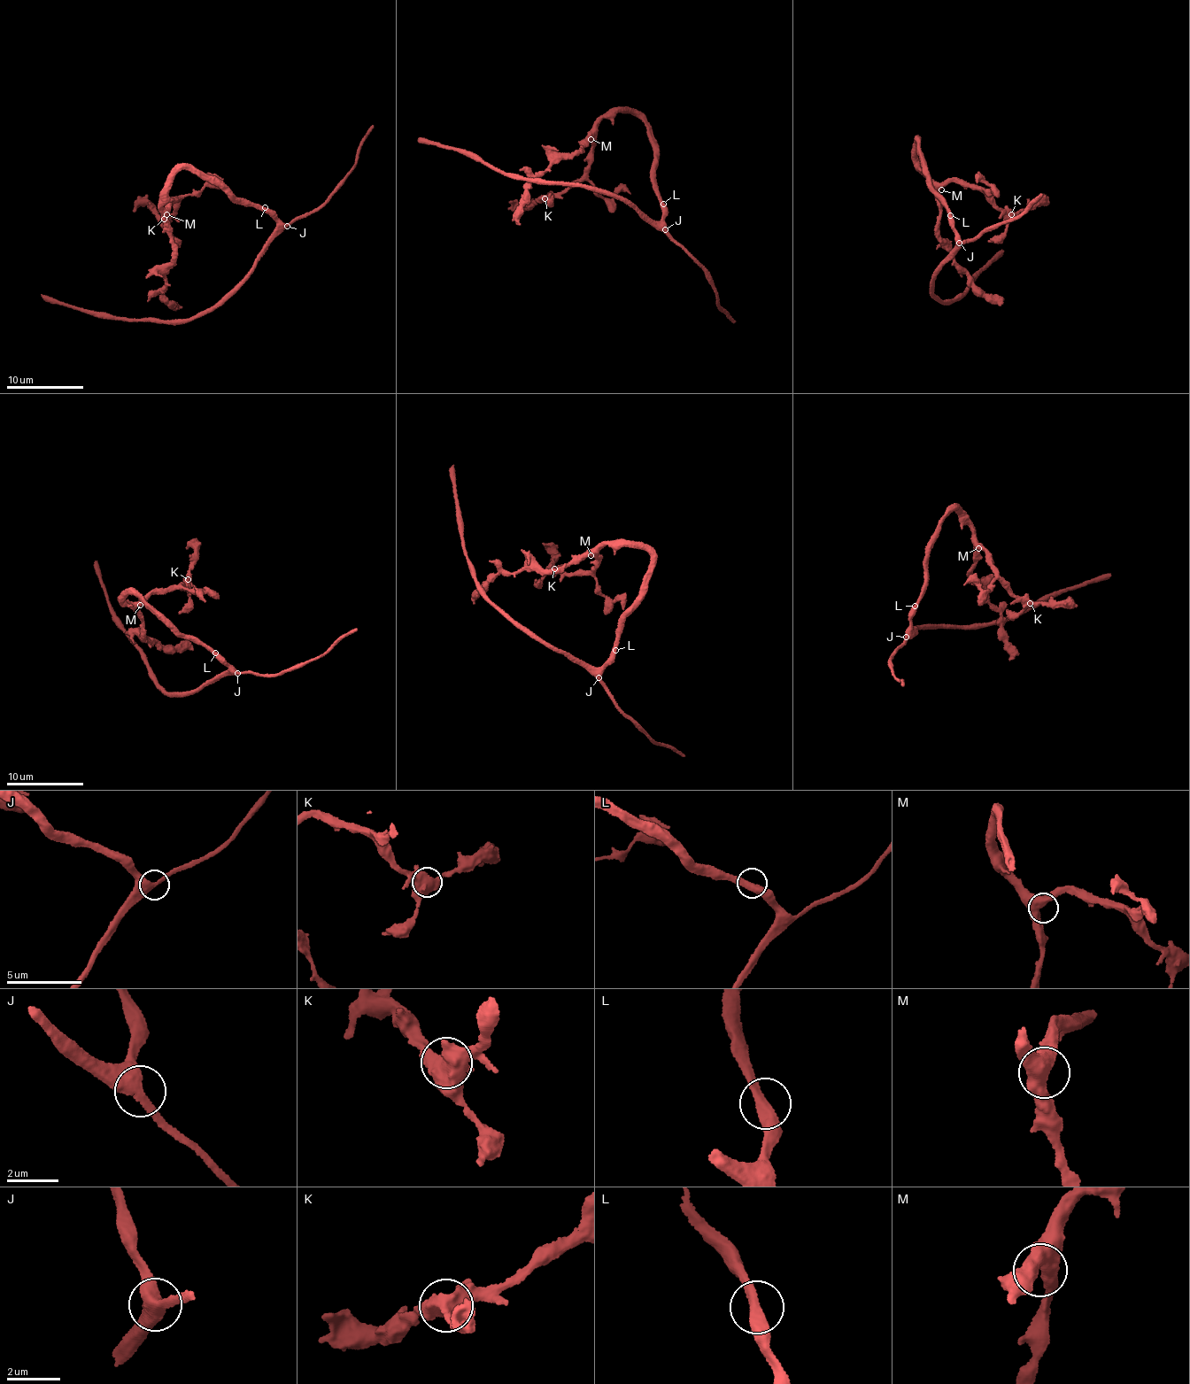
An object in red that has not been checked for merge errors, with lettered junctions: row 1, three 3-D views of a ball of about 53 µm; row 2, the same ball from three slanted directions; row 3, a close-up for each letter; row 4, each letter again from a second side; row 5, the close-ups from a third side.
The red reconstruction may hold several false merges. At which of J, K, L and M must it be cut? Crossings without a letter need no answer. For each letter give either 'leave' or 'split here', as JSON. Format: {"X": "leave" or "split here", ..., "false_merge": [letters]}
{"J": "leave", "K": "leave", "L": "leave", "M": "leave", "false_merge": []}

